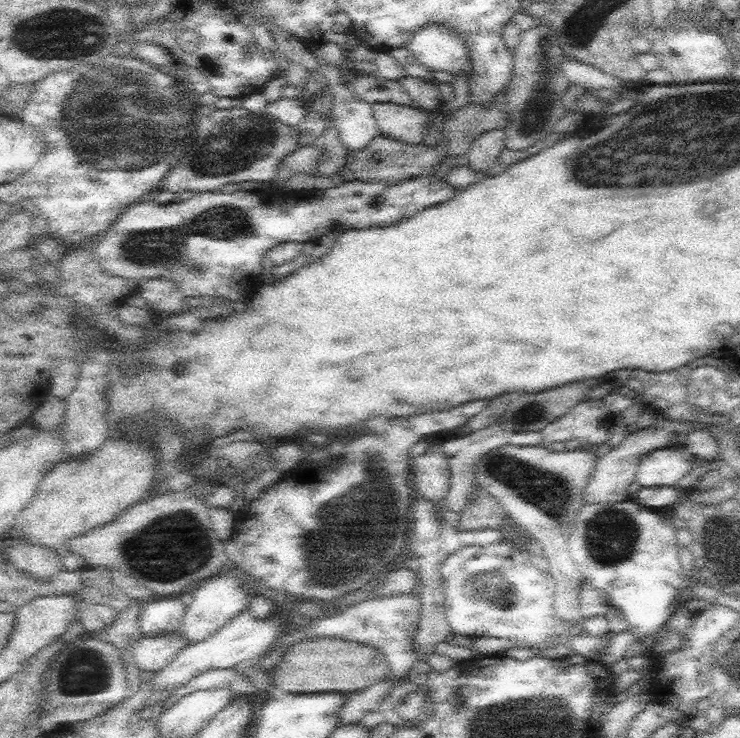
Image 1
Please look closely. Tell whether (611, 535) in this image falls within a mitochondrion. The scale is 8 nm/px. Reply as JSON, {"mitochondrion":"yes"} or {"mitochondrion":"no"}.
{"mitochondrion":"yes"}

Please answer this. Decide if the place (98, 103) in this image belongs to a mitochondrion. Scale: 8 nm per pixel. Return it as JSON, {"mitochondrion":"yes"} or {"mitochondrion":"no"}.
{"mitochondrion":"yes"}

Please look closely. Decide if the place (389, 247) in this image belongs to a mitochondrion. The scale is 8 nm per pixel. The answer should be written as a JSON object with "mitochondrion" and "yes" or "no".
{"mitochondrion":"no"}

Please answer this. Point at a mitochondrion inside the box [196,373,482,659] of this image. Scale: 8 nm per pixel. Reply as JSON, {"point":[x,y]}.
{"point":[371,501]}

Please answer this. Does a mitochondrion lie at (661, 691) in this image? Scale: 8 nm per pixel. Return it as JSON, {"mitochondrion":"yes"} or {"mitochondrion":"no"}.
{"mitochondrion":"no"}

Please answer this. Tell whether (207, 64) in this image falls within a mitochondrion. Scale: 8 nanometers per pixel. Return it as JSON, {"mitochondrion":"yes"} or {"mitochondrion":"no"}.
{"mitochondrion":"yes"}

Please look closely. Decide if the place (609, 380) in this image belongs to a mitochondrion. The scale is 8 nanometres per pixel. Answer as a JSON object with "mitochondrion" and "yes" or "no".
{"mitochondrion":"no"}

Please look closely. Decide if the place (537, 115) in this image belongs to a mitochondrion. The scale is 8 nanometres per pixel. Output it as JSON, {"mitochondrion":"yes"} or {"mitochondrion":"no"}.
{"mitochondrion":"yes"}

